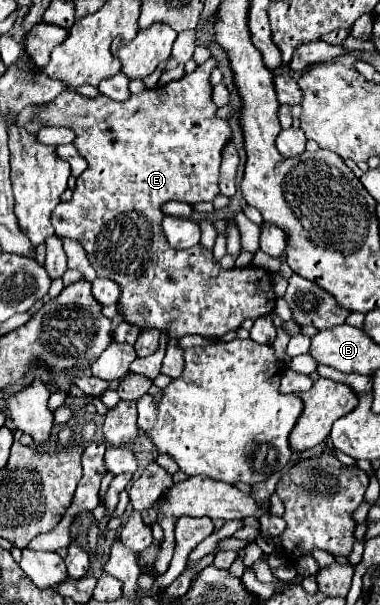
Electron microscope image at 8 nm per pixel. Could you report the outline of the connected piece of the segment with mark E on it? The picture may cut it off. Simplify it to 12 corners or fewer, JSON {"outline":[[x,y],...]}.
{"outline":[[209,75],[125,101],[63,91],[85,175],[51,213],[141,331],[225,335],[271,273],[175,251],[171,199],[213,201]]}

